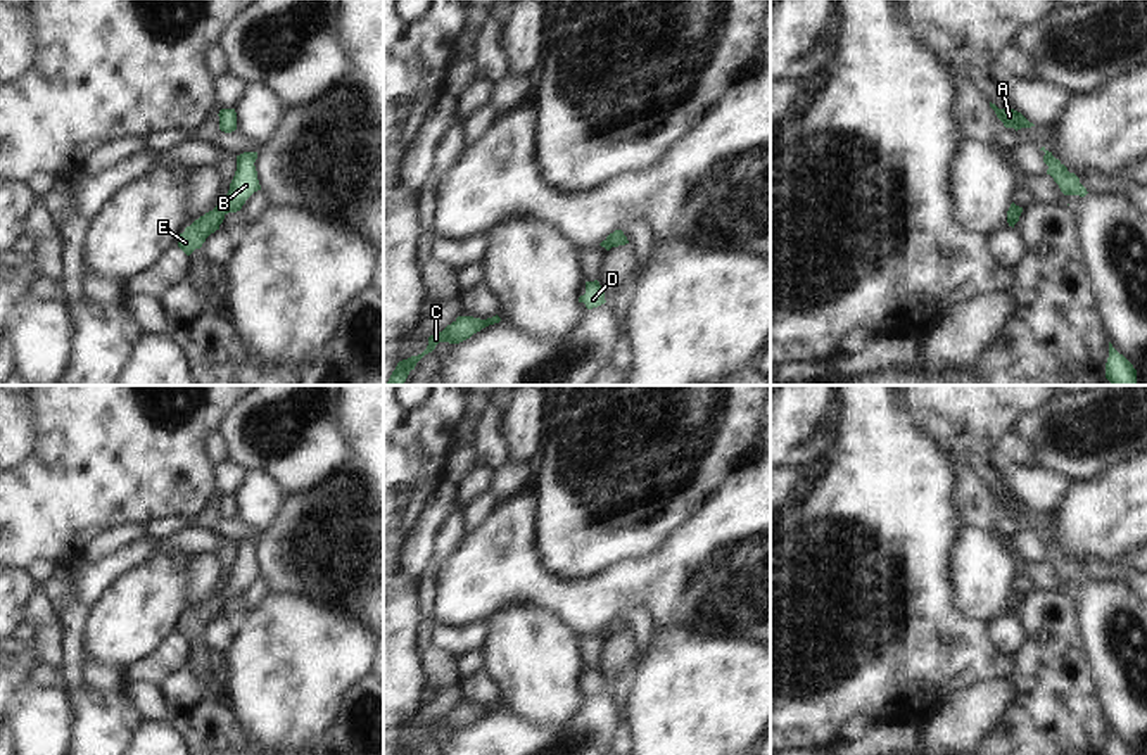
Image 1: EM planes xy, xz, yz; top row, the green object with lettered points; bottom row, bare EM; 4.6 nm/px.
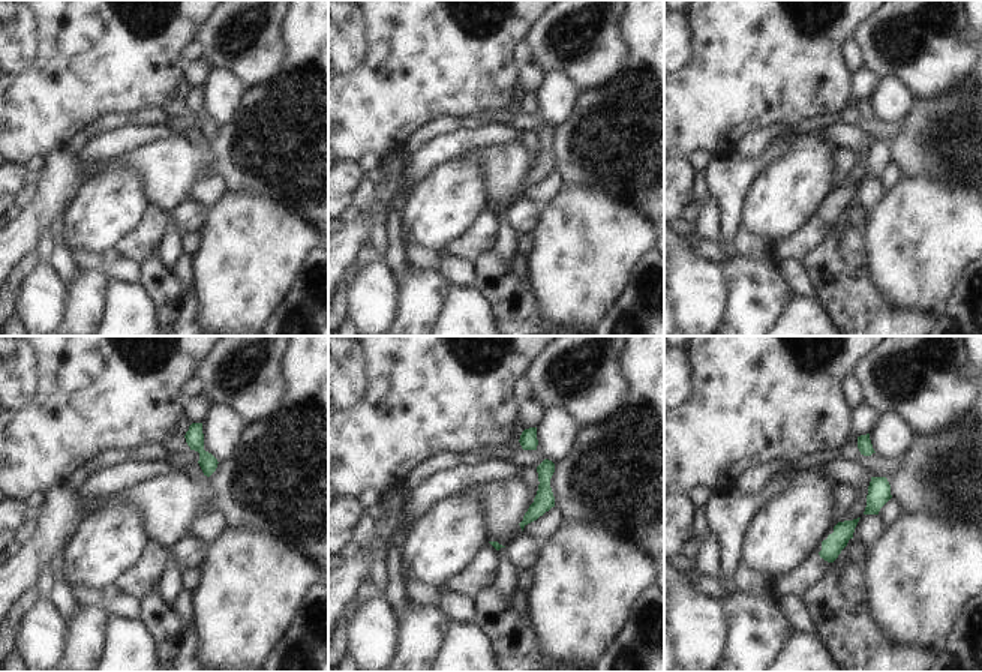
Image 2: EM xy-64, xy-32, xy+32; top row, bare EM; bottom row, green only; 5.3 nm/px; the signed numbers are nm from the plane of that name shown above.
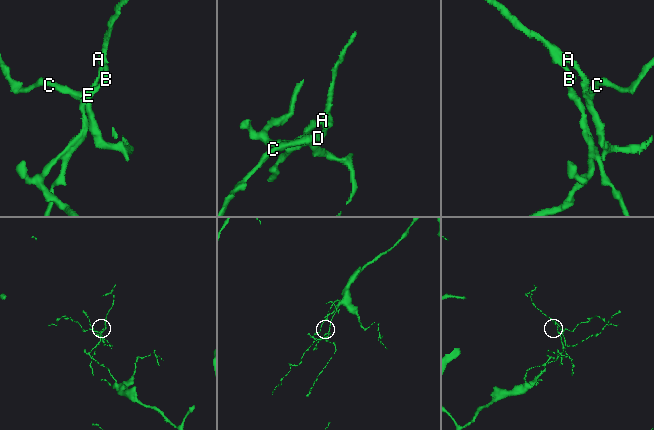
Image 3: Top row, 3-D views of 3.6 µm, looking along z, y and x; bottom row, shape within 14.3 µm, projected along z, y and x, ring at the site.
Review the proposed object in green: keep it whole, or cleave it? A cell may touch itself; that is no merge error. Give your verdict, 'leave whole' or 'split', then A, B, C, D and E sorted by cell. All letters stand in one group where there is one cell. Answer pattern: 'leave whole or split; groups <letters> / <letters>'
leave whole; groups A B C D E

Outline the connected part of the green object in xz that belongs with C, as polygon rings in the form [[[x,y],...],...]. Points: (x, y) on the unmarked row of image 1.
[[[497,701],[492,705],[487,705],[487,707],[480,707],[480,705],[473,705],[473,703],[458,703],[442,719],[428,724],[428,733],[421,741],[399,748],[396,755],[415,755],[416,750],[425,741],[432,739],[439,729],[459,731],[459,729],[470,726],[473,720],[480,719],[482,715],[499,710],[499,708],[501,708],[501,705]]]

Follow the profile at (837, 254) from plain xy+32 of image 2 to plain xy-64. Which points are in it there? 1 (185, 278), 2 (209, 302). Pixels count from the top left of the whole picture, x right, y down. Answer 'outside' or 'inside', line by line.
1: outside
2: outside

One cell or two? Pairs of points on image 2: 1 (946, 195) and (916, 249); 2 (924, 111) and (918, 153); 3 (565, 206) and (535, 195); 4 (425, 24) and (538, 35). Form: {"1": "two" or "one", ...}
{"1": "one", "2": "one", "3": "two", "4": "two"}

